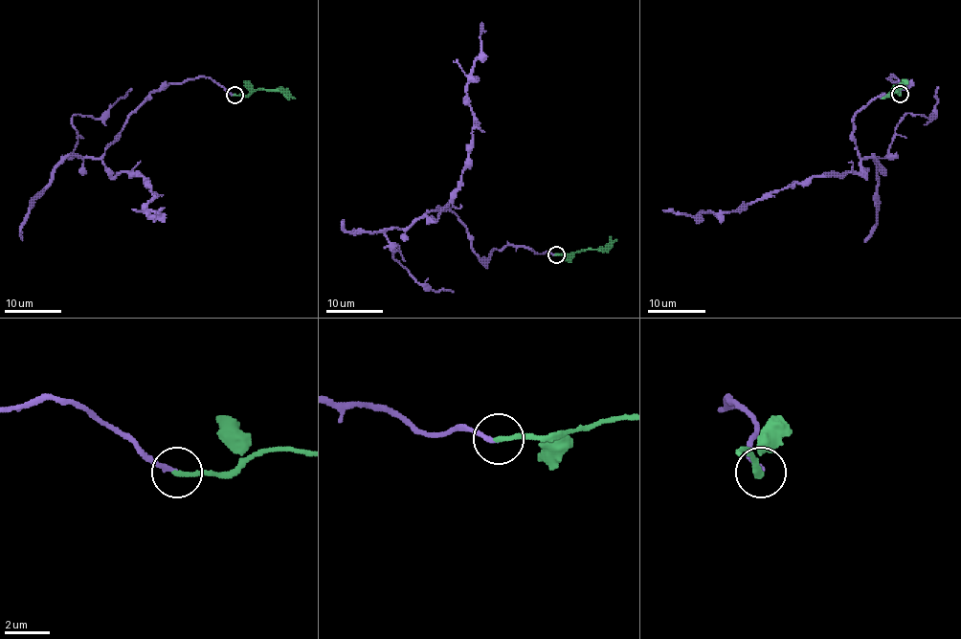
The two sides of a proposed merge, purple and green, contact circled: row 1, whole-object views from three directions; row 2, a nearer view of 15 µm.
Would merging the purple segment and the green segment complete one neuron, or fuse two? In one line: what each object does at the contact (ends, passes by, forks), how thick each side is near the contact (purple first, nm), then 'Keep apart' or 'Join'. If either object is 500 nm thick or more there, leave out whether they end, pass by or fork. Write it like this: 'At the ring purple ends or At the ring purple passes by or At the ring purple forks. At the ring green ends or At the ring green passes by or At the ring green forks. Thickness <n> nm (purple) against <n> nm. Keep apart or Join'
At the ring purple ends. At the ring green ends. Thickness 220 nm (purple) against 240 nm. Join

